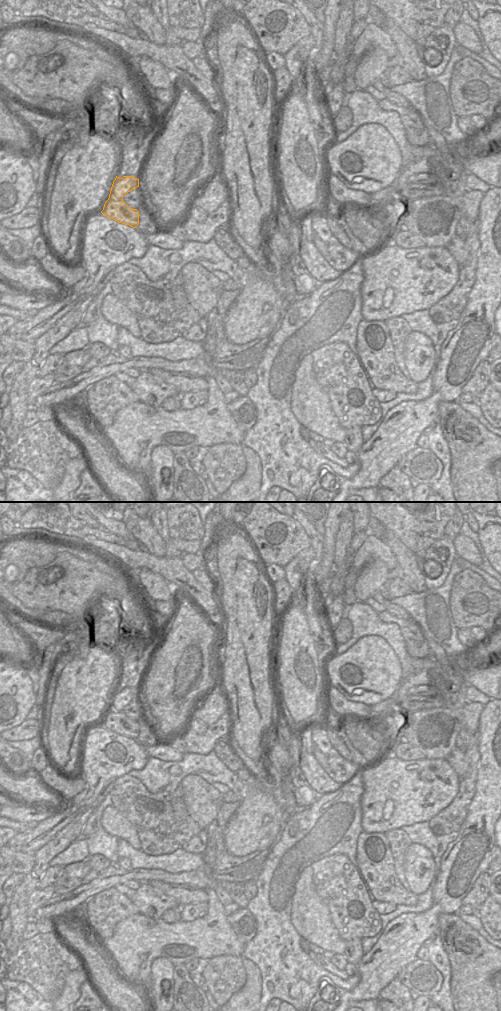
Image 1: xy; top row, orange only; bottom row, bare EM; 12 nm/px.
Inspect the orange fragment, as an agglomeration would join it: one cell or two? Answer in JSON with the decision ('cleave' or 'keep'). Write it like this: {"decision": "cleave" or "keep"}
{"decision": "cleave"}

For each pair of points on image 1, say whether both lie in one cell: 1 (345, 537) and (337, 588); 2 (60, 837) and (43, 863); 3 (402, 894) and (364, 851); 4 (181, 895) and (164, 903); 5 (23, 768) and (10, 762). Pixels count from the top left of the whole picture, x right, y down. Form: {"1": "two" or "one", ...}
{"1": "two", "2": "one", "3": "one", "4": "two", "5": "one"}

